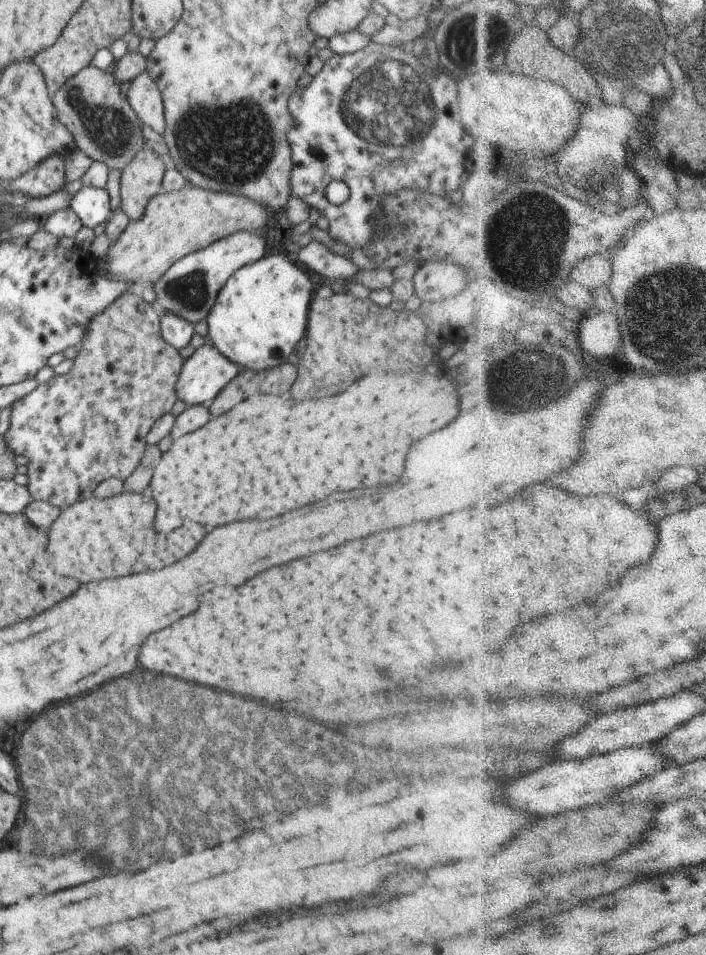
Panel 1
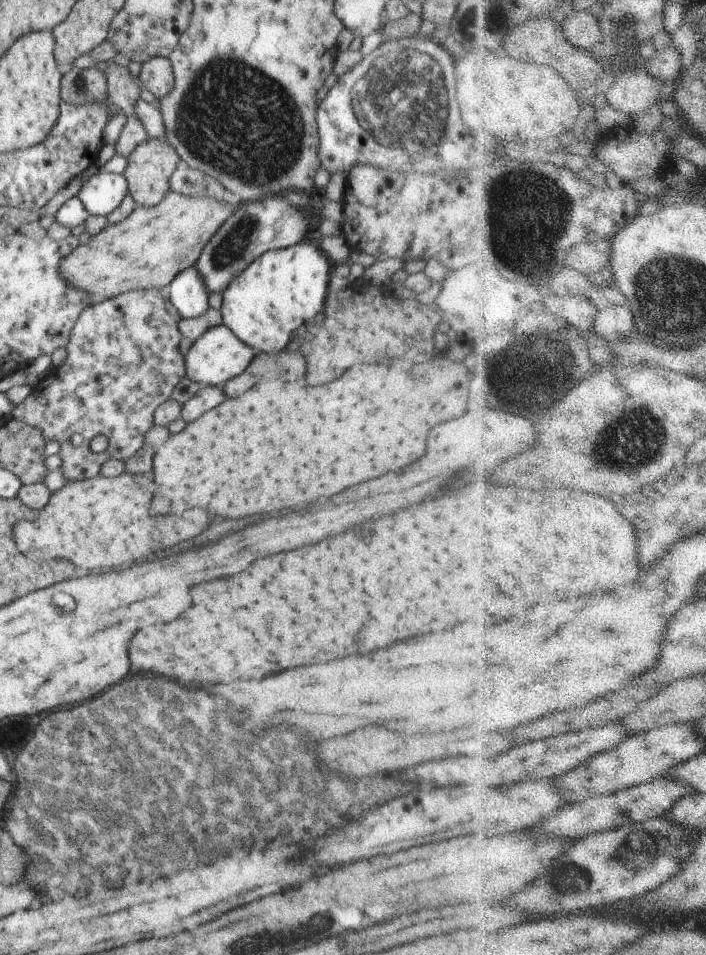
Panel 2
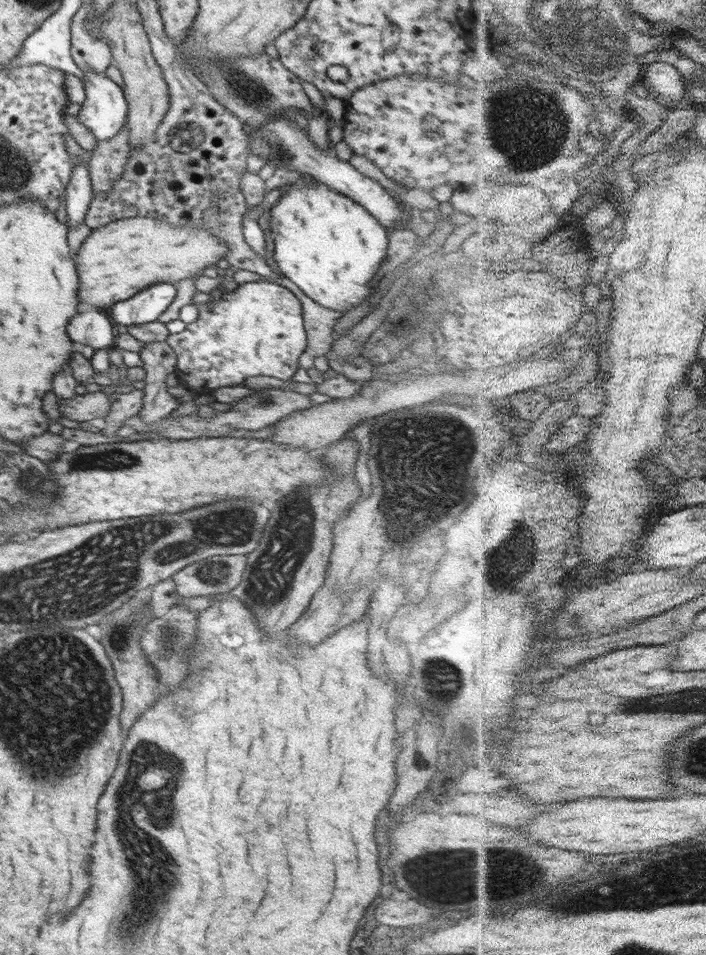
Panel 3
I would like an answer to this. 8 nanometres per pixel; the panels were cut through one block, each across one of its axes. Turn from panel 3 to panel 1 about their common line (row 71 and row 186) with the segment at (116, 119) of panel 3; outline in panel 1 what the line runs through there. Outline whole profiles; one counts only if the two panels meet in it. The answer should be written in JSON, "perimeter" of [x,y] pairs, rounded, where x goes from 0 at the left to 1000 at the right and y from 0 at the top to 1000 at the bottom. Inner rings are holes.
{"perimeter":[[[119,195],[103,206],[98,216],[116,230],[118,237],[136,239],[157,228],[159,214],[150,197]]]}

